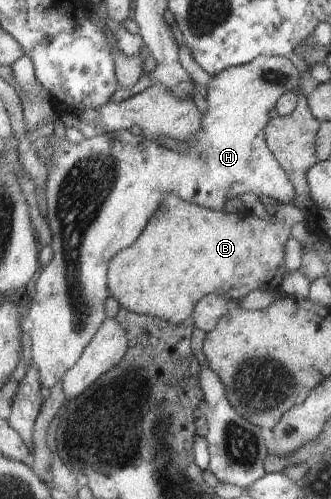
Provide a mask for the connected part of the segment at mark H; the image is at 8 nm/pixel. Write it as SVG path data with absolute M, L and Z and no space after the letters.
M261 56L248 64L226 69L214 78L207 88L209 110L202 113L203 129L197 140L190 142L187 153L178 154L151 141L144 134L135 136L127 129L108 131L72 144L66 138L66 128L60 120L54 124L55 139L38 150L46 168L47 164L52 166L48 169L45 192L53 259L38 274L36 292L26 309L32 340L31 358L38 367L44 387L51 389L62 381L97 336L107 319L106 300L112 296L109 289L109 262L141 237L166 193L176 193L188 202L217 211L224 211L230 198L237 198L244 192L253 192L259 198L272 197L284 205L295 201L297 190L269 147L265 130L271 119L272 108L276 108L277 102L287 92L297 93L300 89L303 94L301 85L303 81L306 84L306 80L310 80L310 73L302 78L299 68L289 57Z

